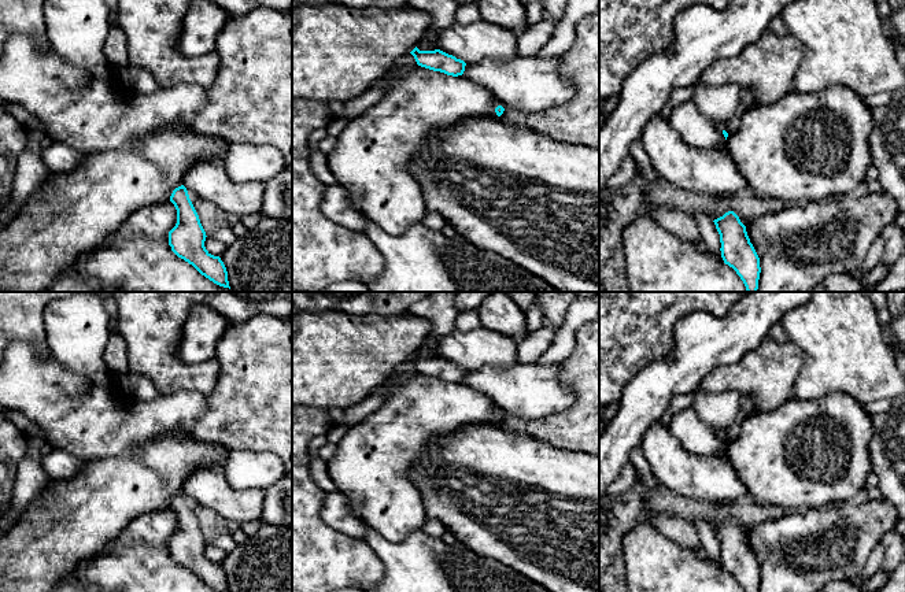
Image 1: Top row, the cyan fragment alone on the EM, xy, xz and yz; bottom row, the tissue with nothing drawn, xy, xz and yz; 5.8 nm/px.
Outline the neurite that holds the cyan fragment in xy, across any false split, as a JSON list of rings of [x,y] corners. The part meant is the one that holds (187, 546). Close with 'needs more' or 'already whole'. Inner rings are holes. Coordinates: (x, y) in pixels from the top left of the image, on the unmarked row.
[[[184,492],[176,495],[170,508],[177,517],[177,530],[169,539],[171,558],[202,582],[217,592],[229,592],[228,578],[219,563],[211,562],[206,554],[206,539]]]; already whole

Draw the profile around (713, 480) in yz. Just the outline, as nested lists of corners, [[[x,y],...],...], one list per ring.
[[[654,422],[644,433],[640,448],[658,484],[679,496],[706,503],[734,503],[749,496],[745,484],[727,456],[705,459],[687,454],[669,429],[660,422]]]

